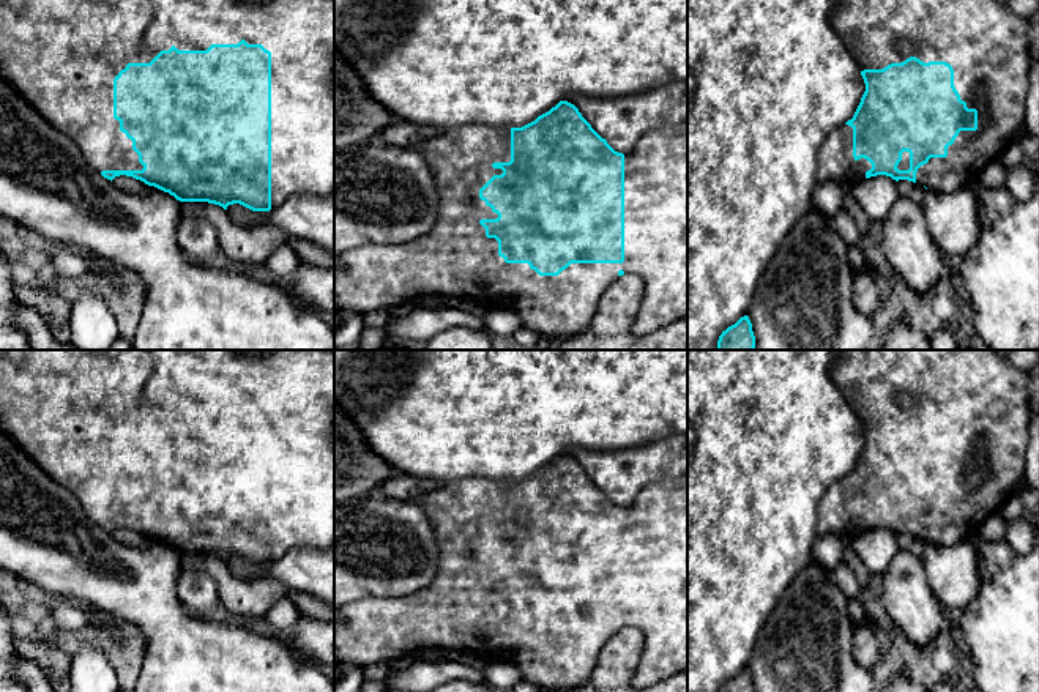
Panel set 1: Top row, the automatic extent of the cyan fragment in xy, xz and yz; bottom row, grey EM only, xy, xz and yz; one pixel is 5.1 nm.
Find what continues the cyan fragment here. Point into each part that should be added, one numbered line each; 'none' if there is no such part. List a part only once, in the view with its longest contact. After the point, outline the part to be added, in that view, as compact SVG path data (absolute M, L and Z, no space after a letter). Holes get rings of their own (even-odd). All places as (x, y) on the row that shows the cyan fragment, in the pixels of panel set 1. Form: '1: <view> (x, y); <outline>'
1: xy (62, 55); M0 0L0 74L49 121L57 131L71 137L82 151L87 164L98 170L142 170L139 154L132 150L132 140L120 131L120 121L114 118L114 79L128 63L150 63L161 50L175 46L178 50L207 50L211 44L238 44L244 39L248 44L262 44L271 52L271 208L277 208L292 195L311 194L328 195L334 192L334 0Z

